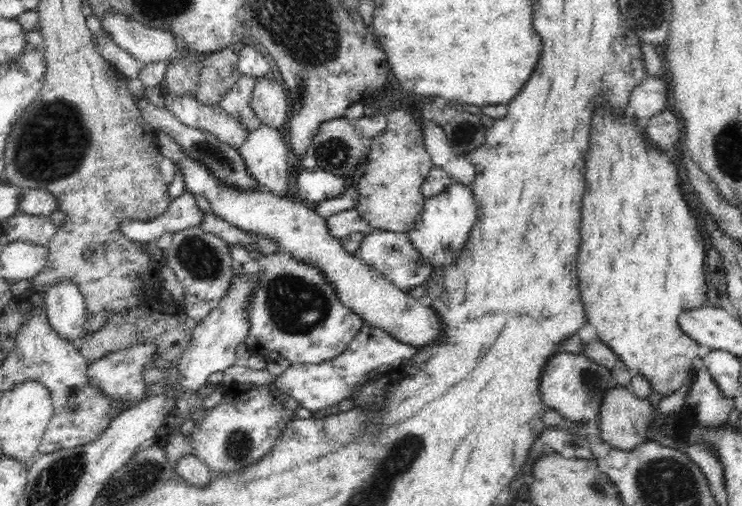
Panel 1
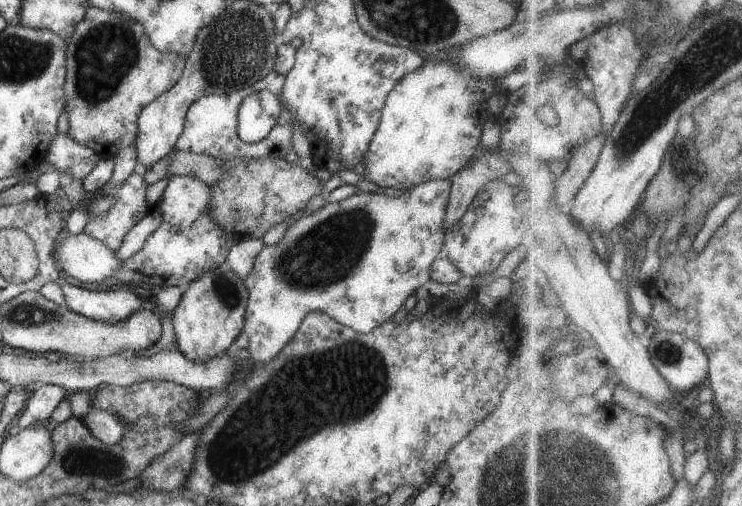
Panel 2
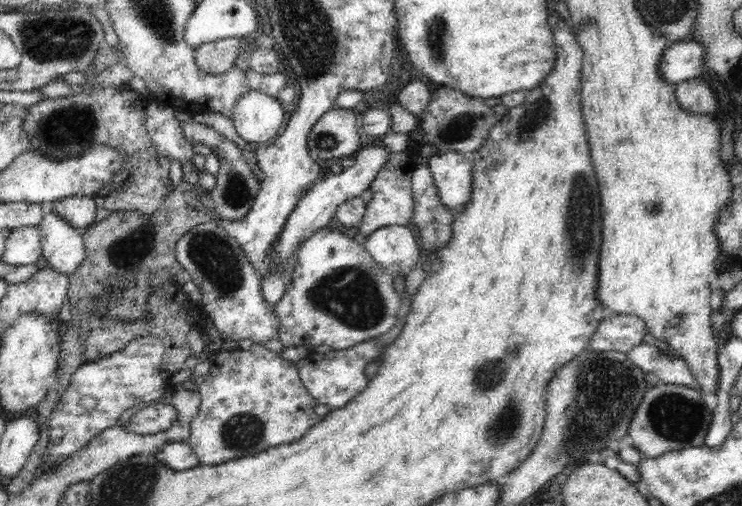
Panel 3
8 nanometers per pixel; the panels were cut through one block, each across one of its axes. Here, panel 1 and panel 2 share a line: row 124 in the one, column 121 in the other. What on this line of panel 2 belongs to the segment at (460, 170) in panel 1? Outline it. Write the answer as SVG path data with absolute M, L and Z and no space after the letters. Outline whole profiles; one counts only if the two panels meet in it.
M91 406L82 421L87 429L106 445L115 445L124 434L126 426L115 414Z

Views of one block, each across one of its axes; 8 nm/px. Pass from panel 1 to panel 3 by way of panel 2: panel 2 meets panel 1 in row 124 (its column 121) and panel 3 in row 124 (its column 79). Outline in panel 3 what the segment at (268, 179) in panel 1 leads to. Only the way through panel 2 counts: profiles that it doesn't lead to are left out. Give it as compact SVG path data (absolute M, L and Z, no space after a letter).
M253 88L236 99L232 111L236 132L252 147L272 144L283 116L282 103L277 97Z

